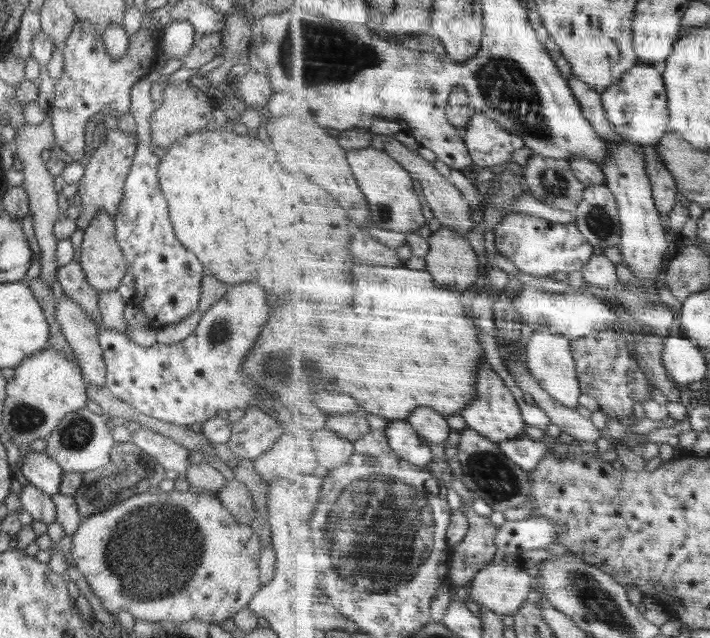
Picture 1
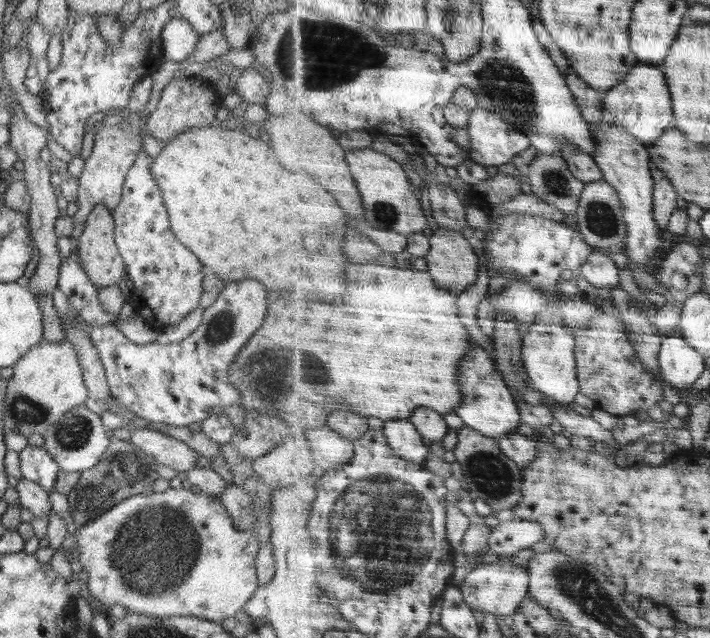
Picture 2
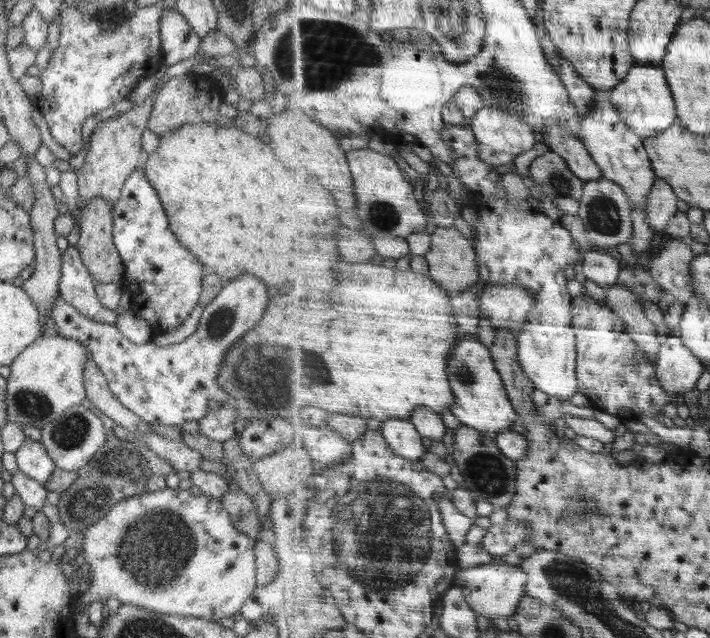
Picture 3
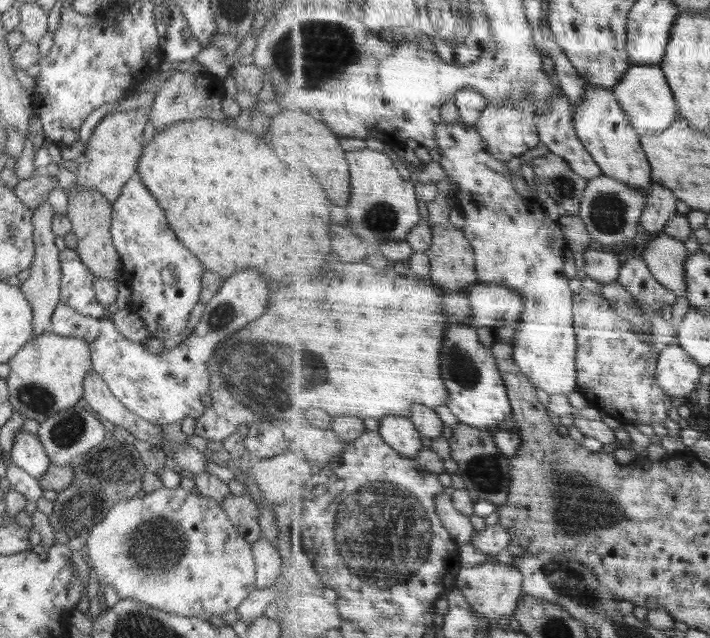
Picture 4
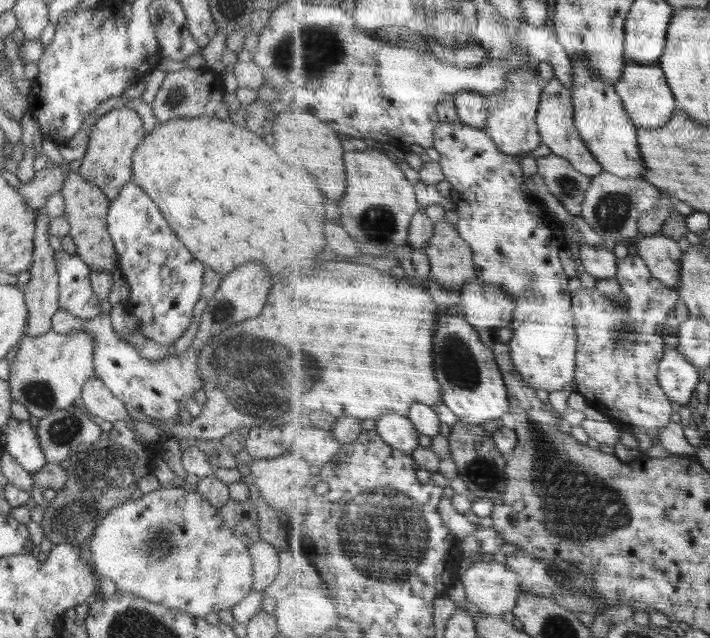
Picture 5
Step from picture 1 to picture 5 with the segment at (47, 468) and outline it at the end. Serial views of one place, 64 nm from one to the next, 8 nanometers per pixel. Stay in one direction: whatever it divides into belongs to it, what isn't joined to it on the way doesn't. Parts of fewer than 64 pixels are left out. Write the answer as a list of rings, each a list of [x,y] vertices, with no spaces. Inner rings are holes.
[[[13,416],[6,426],[7,438],[4,449],[29,473],[38,472],[47,462],[35,432],[36,427],[28,421],[16,421]]]

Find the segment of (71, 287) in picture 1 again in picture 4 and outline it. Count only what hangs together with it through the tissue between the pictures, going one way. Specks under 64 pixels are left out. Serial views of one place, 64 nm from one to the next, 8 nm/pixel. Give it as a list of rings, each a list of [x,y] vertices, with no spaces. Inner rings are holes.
[[[72,249],[59,252],[61,285],[59,301],[80,314],[92,318],[111,318],[112,313],[95,297],[92,286],[93,274]]]

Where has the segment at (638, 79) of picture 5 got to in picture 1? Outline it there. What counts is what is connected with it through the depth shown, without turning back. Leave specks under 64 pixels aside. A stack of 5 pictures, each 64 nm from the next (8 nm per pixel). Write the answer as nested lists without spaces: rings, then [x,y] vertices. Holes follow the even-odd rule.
[[[642,62],[636,68],[633,68],[622,79],[622,82],[610,87],[606,92],[603,92],[603,102],[608,112],[608,118],[617,126],[617,131],[629,137],[636,143],[645,145],[656,145],[664,139],[668,126],[670,126],[670,98],[668,88],[666,88],[666,80],[664,71],[656,68],[656,64],[646,64]]]

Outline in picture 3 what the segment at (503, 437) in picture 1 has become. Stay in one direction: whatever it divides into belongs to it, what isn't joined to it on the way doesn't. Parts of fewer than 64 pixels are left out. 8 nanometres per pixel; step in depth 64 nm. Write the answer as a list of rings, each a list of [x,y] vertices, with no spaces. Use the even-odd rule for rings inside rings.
[[[465,334],[460,338],[460,346],[450,362],[450,381],[458,398],[458,403],[454,404],[451,411],[461,418],[463,425],[486,433],[500,434],[511,430],[520,421],[520,413],[510,399],[492,349],[482,344],[476,334]]]

